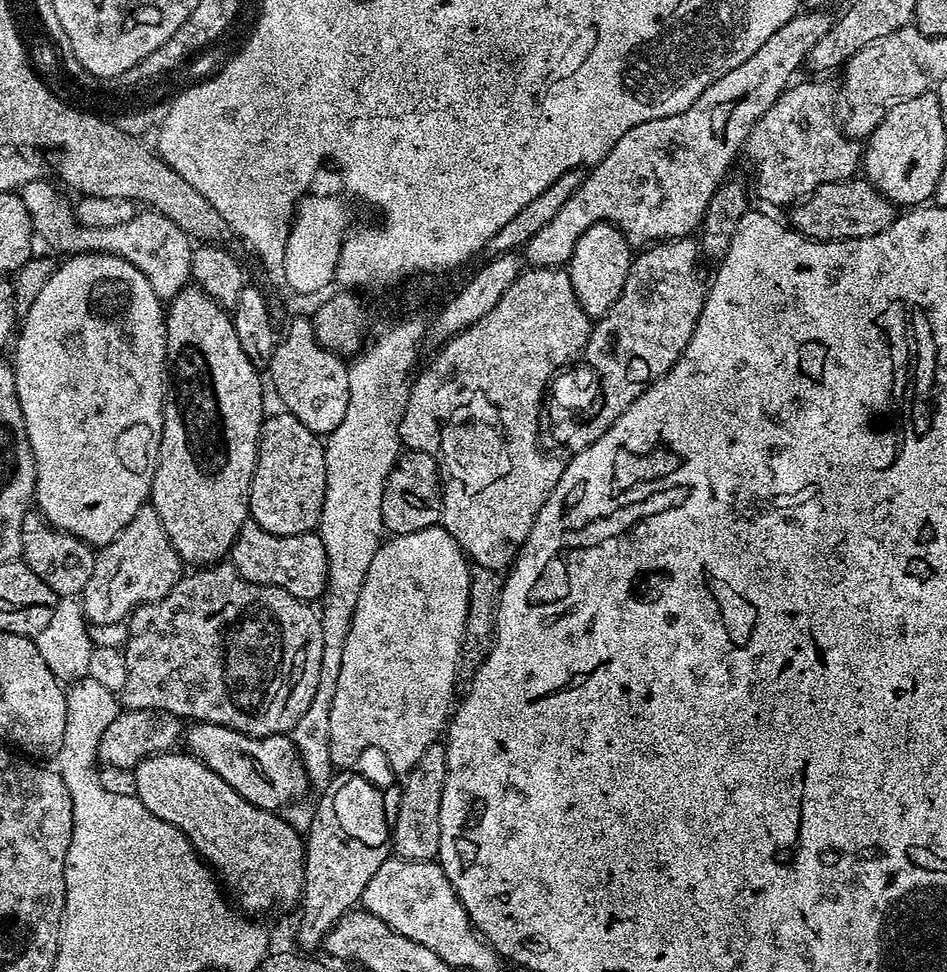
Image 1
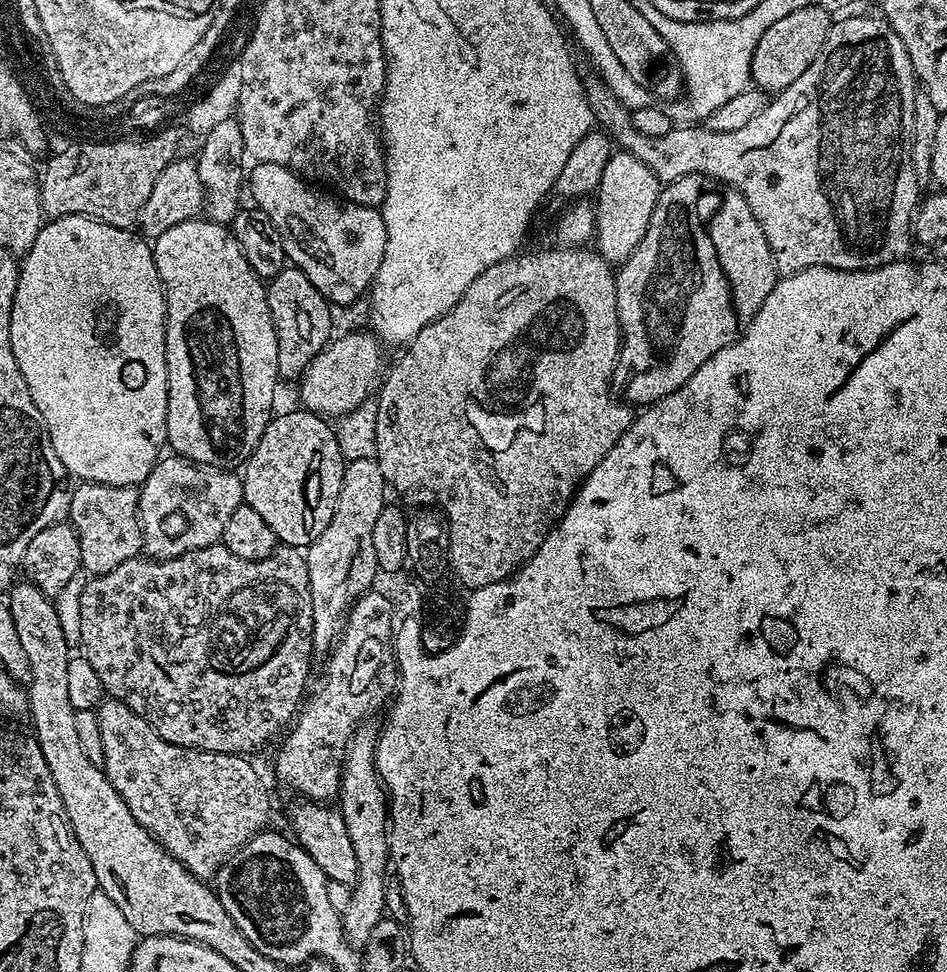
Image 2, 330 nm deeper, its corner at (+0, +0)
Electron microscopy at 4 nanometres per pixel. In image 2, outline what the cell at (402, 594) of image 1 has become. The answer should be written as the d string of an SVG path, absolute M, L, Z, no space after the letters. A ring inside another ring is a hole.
M357 727L348 749L344 751L344 767L340 769L340 794L338 811L342 814L346 831L350 833L350 842L354 846L354 858L358 860L358 878L351 885L352 897L350 906L342 913L344 922L344 937L353 946L363 946L370 938L370 930L379 920L385 919L386 909L386 878L390 873L390 857L388 854L388 800L386 789L376 773L376 738L377 729Z

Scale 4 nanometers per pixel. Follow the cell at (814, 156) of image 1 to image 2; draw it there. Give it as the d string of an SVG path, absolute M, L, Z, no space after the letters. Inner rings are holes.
M848 16L845 20L837 19L826 38L826 46L822 46L822 54L818 54L818 58L814 58L814 62L806 70L806 74L802 74L802 78L798 78L798 82L791 84L785 92L769 99L768 105L758 114L754 114L754 118L750 118L750 122L746 122L746 126L741 126L738 130L715 132L706 126L688 126L692 128L674 126L670 130L670 134L652 140L649 136L643 136L641 132L636 131L635 126L632 125L629 109L620 103L619 98L610 91L607 84L599 79L596 80L589 79L585 85L585 95L588 98L588 105L595 123L607 132L623 151L631 152L642 163L648 164L650 170L660 179L661 185L673 184L675 180L683 176L703 174L709 176L711 180L718 180L721 184L738 189L742 198L746 198L754 218L758 218L758 226L762 226L762 234L766 234L766 242L772 251L777 273L791 274L807 268L841 268L842 270L877 268L895 260L905 259L911 253L908 251L914 248L912 222L918 201L922 196L921 181L916 179L914 166L910 162L914 98L918 91L918 81L902 38L883 19L875 20L872 16Z

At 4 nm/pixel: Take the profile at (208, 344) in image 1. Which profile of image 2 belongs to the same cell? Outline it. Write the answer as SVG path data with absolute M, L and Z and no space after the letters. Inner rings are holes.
M207 218L187 220L186 222L178 222L178 226L170 226L170 230L166 230L166 234L155 237L151 250L156 269L160 275L160 281L164 284L164 303L166 305L164 345L166 346L166 370L168 371L167 447L175 455L183 456L185 460L190 460L192 463L205 468L215 468L217 470L239 469L250 458L254 446L258 446L258 438L262 438L266 426L273 418L274 409L272 409L272 403L276 400L276 384L278 385L280 380L278 338L270 314L268 289L265 281L256 275L255 270L250 266L250 262L246 262L244 252L231 231L225 225L216 224Z

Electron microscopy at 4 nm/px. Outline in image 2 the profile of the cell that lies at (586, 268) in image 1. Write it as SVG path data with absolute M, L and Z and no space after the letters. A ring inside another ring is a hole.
M623 150L613 151L606 162L606 170L602 170L602 182L594 193L594 211L596 214L596 230L594 233L594 251L607 264L619 266L634 254L638 242L646 234L650 226L650 214L654 214L654 206L658 202L661 190L660 179L650 170L648 164L642 163L637 156Z

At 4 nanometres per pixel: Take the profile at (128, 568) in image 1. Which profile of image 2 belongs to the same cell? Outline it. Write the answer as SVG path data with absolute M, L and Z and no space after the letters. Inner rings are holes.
M175 454L157 460L143 484L139 485L138 491L143 551L154 560L173 560L190 550L221 543L230 514L234 514L234 510L238 510L238 506L244 503L244 481L235 471L205 468Z

